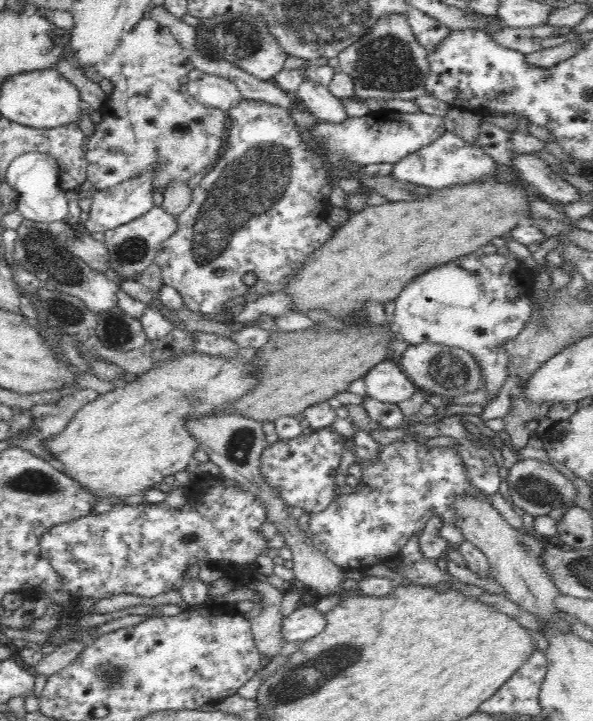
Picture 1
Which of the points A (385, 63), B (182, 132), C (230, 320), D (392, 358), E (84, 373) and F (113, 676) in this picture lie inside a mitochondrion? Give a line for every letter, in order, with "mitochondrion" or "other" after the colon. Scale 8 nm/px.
A: mitochondrion
B: mitochondrion
C: other
D: other
E: other
F: mitochondrion

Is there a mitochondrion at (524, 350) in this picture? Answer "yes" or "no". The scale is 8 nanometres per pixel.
no

